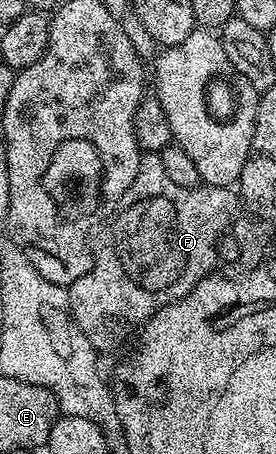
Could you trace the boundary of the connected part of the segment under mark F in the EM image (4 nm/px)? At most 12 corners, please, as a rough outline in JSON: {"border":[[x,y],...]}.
{"border":[[161,154],[92,239],[70,312],[114,351],[215,270],[240,199]]}

